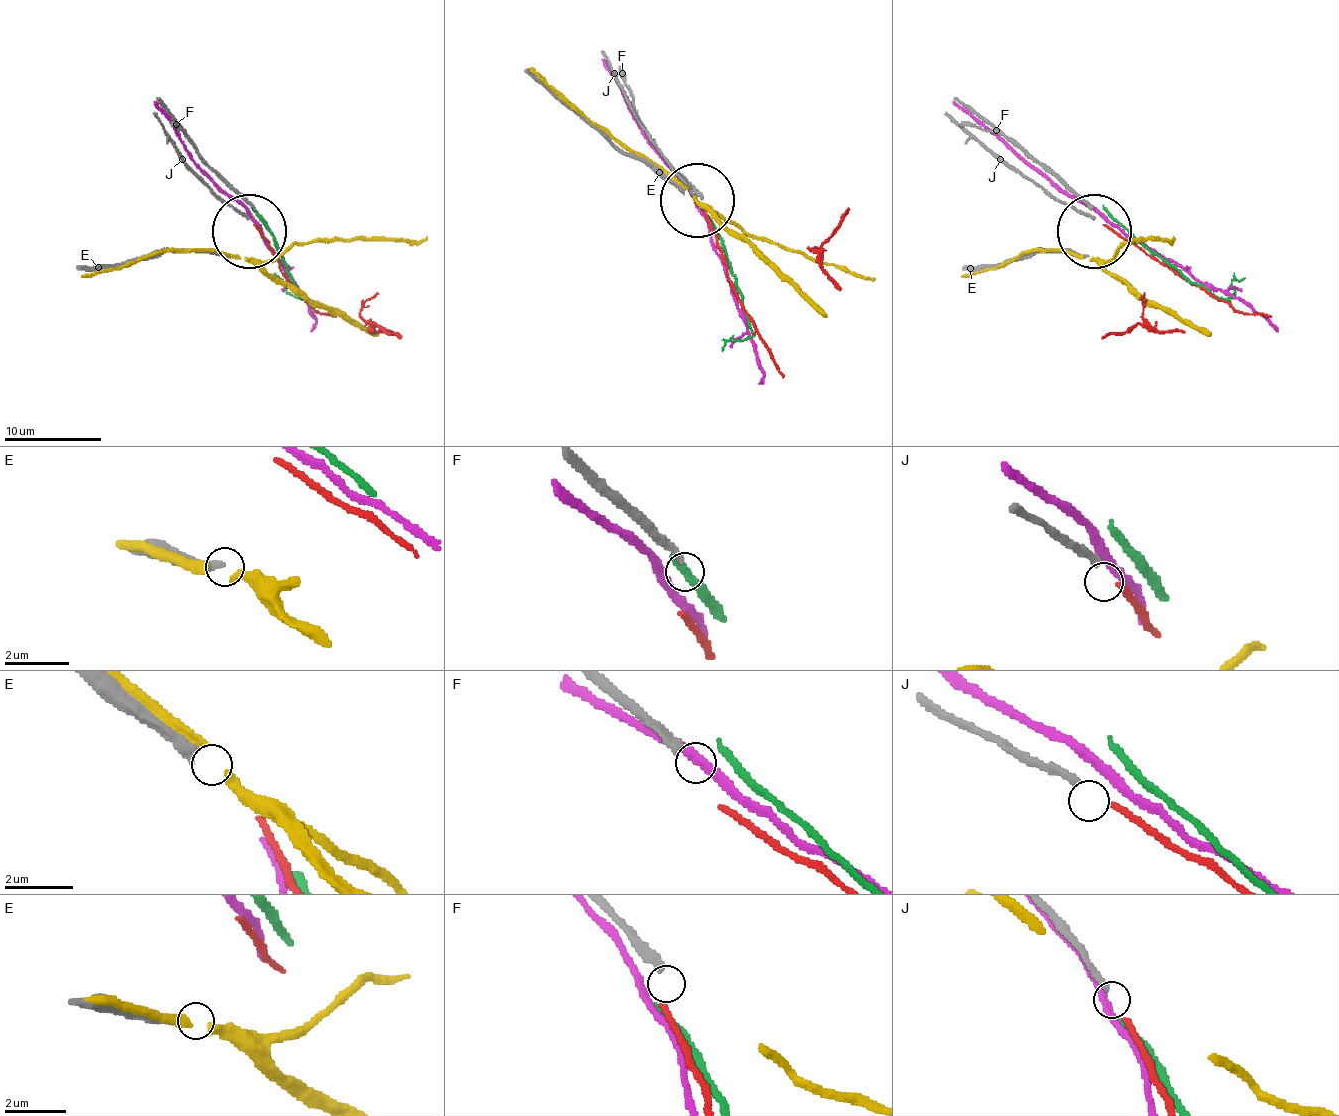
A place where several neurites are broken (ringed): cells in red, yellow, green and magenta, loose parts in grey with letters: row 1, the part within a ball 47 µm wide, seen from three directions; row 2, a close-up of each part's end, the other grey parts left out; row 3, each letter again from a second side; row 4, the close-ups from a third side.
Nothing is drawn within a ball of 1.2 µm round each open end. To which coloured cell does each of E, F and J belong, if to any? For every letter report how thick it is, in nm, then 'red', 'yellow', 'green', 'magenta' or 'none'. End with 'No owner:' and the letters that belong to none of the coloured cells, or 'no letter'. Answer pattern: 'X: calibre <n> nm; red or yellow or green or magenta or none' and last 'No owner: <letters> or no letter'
E: calibre 280 nm; none
F: calibre 240 nm; none
J: calibre 220 nm; none
No owner: E, F, J

